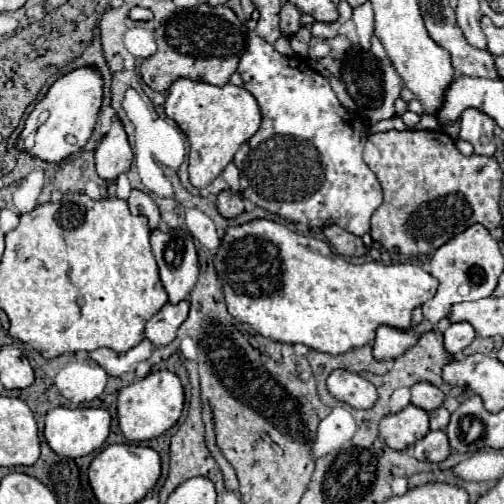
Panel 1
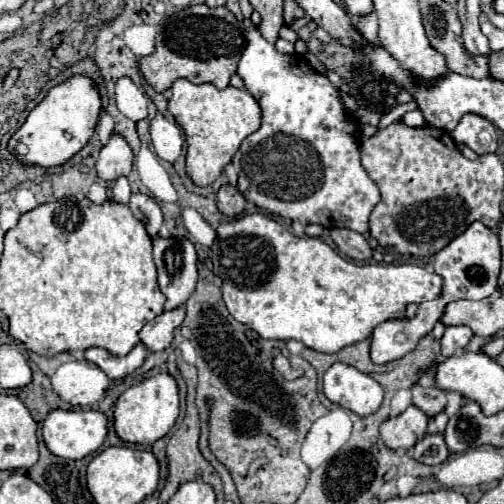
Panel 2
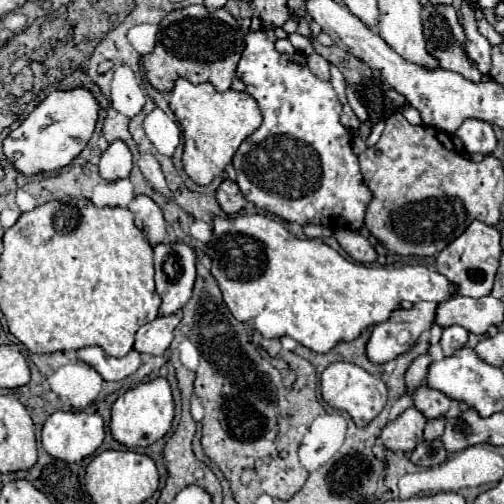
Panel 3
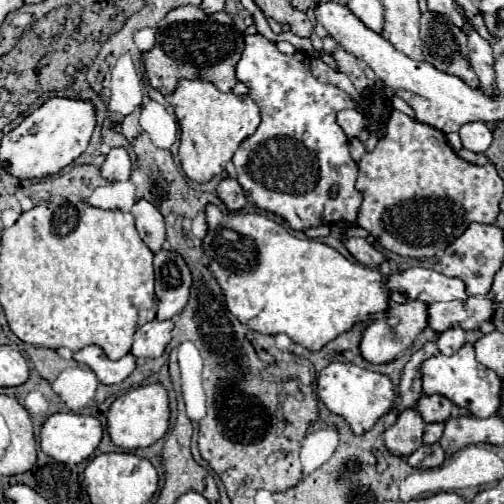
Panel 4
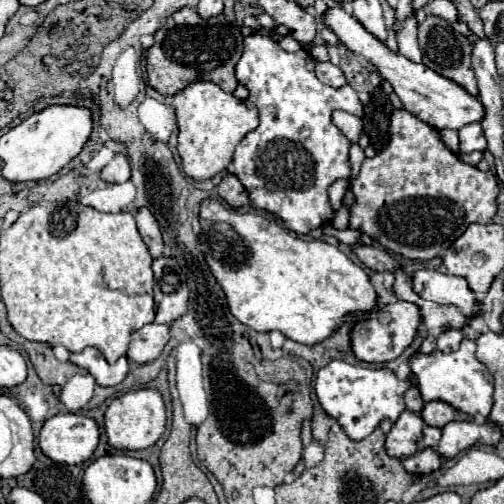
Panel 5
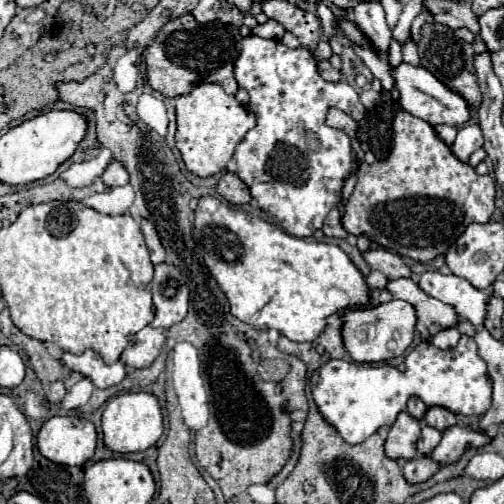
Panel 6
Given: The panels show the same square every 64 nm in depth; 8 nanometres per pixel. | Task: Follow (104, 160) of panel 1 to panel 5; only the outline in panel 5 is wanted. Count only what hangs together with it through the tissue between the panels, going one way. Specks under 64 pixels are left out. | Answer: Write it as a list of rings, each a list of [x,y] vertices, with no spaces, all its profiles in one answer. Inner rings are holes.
[[[116,154],[112,158],[112,162],[100,172],[100,176],[102,176],[104,182],[110,182],[110,184],[120,184],[120,182],[130,180],[130,164],[128,164],[128,158],[124,154]]]

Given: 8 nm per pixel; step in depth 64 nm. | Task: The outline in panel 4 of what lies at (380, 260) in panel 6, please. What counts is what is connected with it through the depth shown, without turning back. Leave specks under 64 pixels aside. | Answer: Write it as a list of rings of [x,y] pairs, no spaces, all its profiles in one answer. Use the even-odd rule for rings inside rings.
[[[348,238],[344,244],[346,244],[348,252],[350,252],[360,264],[364,264],[364,266],[368,266],[368,268],[378,268],[378,266],[386,260],[386,256],[384,256],[382,252],[378,252],[374,246],[370,246],[364,238]]]

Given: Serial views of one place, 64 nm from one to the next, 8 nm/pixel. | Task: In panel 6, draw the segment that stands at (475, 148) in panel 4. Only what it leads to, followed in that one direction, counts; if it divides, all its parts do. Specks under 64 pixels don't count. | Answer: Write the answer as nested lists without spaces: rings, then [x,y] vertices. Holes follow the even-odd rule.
[[[476,124],[474,126],[464,126],[462,130],[458,130],[458,136],[452,144],[452,152],[460,162],[468,162],[472,152],[482,148],[482,144],[484,144],[482,130]]]

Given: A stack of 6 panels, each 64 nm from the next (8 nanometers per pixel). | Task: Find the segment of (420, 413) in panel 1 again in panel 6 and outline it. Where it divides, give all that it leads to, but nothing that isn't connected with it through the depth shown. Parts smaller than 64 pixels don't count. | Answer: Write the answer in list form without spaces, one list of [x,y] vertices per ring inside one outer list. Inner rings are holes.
[[[400,412],[386,438],[386,456],[396,460],[416,458],[416,442],[420,438],[420,422],[408,412]]]

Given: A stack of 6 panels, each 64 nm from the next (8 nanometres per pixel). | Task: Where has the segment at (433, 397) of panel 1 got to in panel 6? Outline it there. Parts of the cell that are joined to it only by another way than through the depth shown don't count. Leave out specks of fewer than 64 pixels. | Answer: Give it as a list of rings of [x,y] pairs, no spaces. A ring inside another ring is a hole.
[[[436,406],[436,408],[428,408],[424,420],[426,420],[428,426],[444,432],[446,428],[450,428],[450,426],[456,424],[456,414],[452,414],[452,412],[446,410],[446,408],[438,408],[438,406]]]

